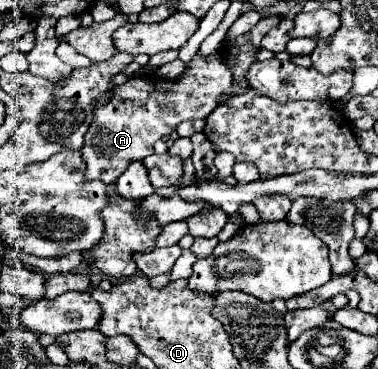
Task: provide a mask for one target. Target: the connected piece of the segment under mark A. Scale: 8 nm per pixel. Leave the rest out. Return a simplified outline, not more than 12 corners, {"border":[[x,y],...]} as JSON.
{"border":[[217,53],[135,75],[93,107],[85,177],[115,183],[233,85]]}

